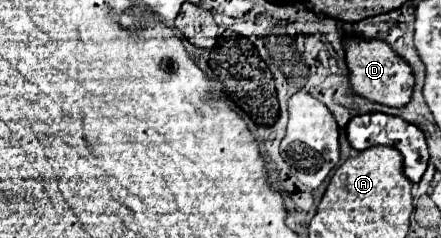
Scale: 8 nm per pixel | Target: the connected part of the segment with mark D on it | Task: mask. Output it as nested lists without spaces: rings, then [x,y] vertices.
[[[354,35],[354,37],[346,37],[344,49],[346,49],[346,65],[350,73],[350,87],[356,95],[388,107],[404,107],[410,103],[414,89],[414,73],[410,65],[392,51],[390,45],[382,43],[380,39],[362,39]]]

